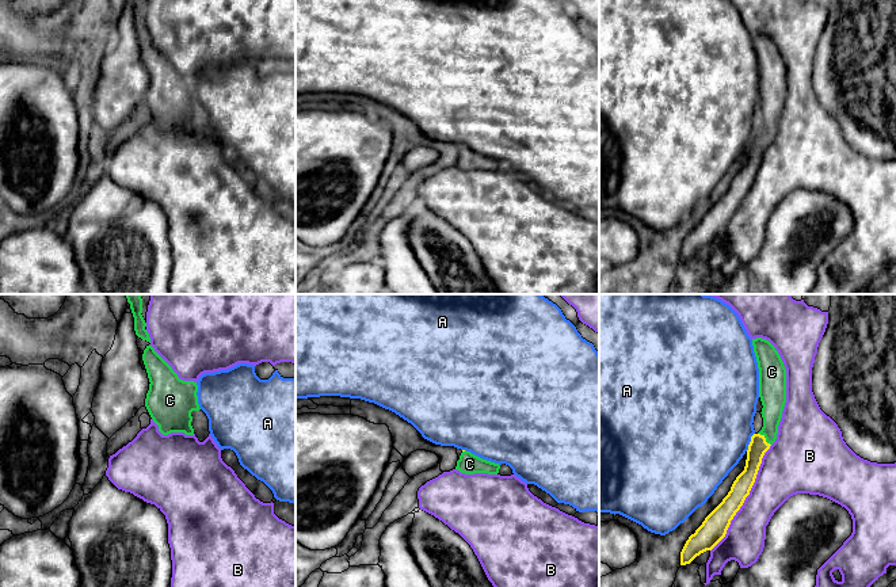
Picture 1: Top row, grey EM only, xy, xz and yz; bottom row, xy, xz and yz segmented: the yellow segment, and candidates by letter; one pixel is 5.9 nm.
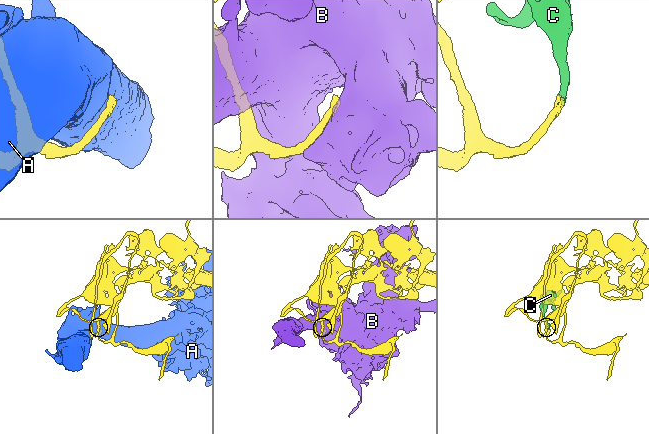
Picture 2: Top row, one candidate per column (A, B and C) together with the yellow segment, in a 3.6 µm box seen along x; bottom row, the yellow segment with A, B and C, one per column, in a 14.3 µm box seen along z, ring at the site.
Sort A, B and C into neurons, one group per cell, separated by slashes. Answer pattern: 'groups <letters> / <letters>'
groups A / B / C

